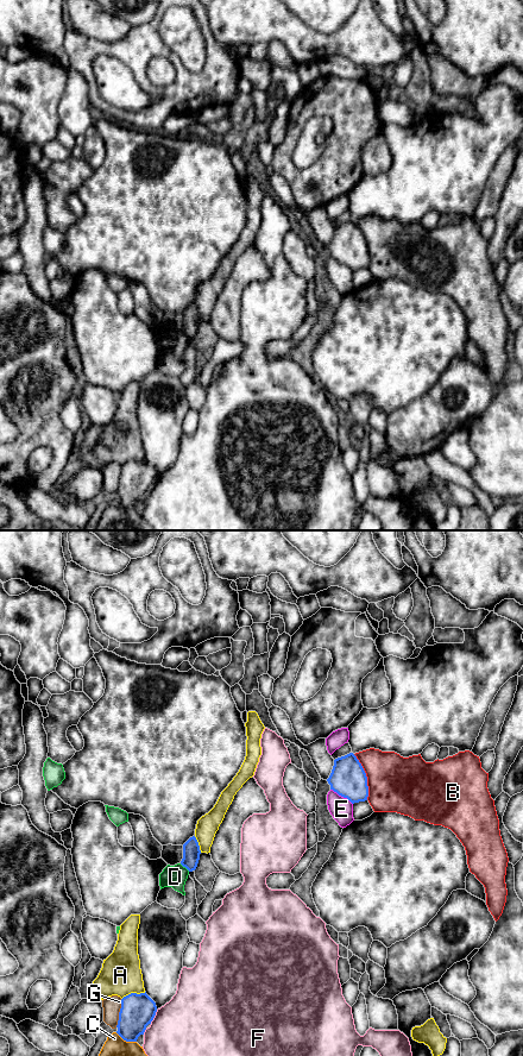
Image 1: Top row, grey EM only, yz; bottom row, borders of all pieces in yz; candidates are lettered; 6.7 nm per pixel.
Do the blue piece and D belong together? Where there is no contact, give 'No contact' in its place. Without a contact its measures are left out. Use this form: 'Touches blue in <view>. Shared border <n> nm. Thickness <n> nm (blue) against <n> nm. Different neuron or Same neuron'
Touches blue in yz. Shared border 90 nm. Thickness 120 nm (blue) against 150 nm. Different neuron

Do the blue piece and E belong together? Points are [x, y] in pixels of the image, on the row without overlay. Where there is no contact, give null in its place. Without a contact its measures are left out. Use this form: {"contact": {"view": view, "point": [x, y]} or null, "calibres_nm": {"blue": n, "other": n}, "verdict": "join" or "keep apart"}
{"contact": {"view": "yz", "point": [341, 263]}, "calibres_nm": {"blue": 240, "other": 160}, "verdict": "keep apart"}

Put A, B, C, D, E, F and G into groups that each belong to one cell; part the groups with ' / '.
A / B / C / D / E / F / G

